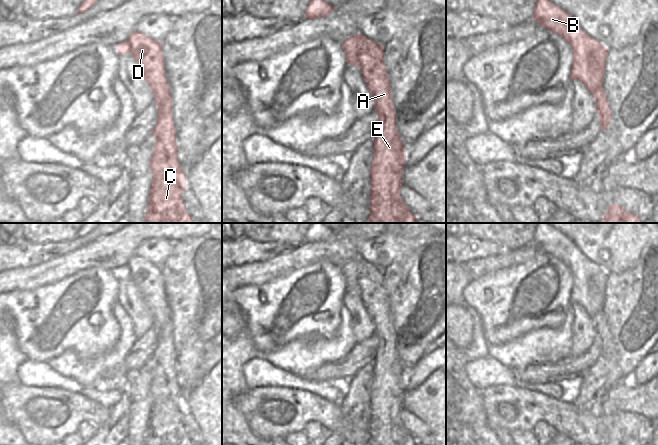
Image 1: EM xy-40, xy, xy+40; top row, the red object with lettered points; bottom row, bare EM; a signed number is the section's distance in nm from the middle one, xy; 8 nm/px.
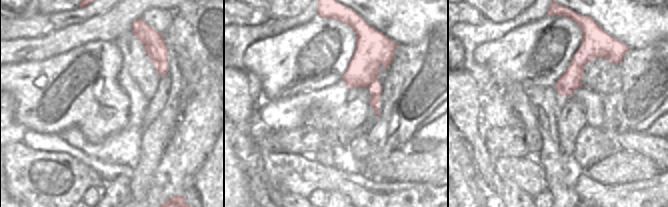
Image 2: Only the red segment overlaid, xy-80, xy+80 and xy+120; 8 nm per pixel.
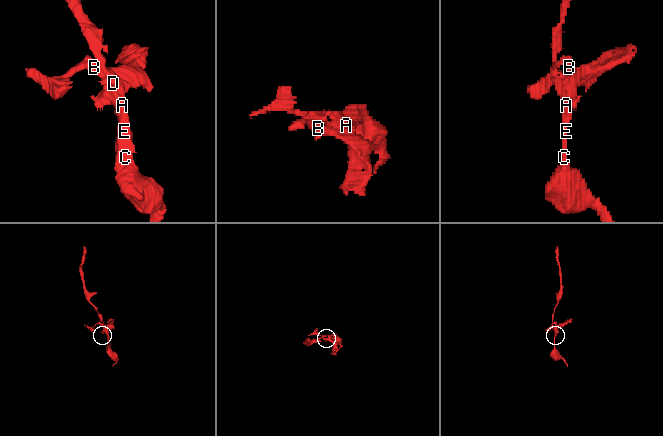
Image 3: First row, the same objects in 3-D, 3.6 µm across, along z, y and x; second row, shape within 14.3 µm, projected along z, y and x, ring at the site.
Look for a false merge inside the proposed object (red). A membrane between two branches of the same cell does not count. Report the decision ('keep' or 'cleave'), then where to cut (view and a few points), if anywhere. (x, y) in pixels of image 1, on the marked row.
cleave | xy (359, 34), (358, 60), (361, 69)

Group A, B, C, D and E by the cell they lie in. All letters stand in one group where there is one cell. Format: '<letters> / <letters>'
A C D E / B

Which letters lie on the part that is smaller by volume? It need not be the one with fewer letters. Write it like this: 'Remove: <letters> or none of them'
Remove: B

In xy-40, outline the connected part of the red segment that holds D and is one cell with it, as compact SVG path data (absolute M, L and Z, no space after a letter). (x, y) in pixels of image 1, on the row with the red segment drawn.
M135 30L129 37L130 53L134 57L144 79L154 93L154 102L158 107L158 119L152 131L156 139L154 151L150 159L150 171L152 173L152 183L150 185L150 195L148 197L148 207L146 209L146 217L144 223L193 223L192 216L186 211L186 206L182 201L182 190L189 190L186 186L186 175L182 171L178 163L178 147L176 145L176 127L174 125L174 117L172 115L172 95L170 93L170 85L166 77L166 69L164 67L164 55L162 53L162 44L149 38L145 34Z

